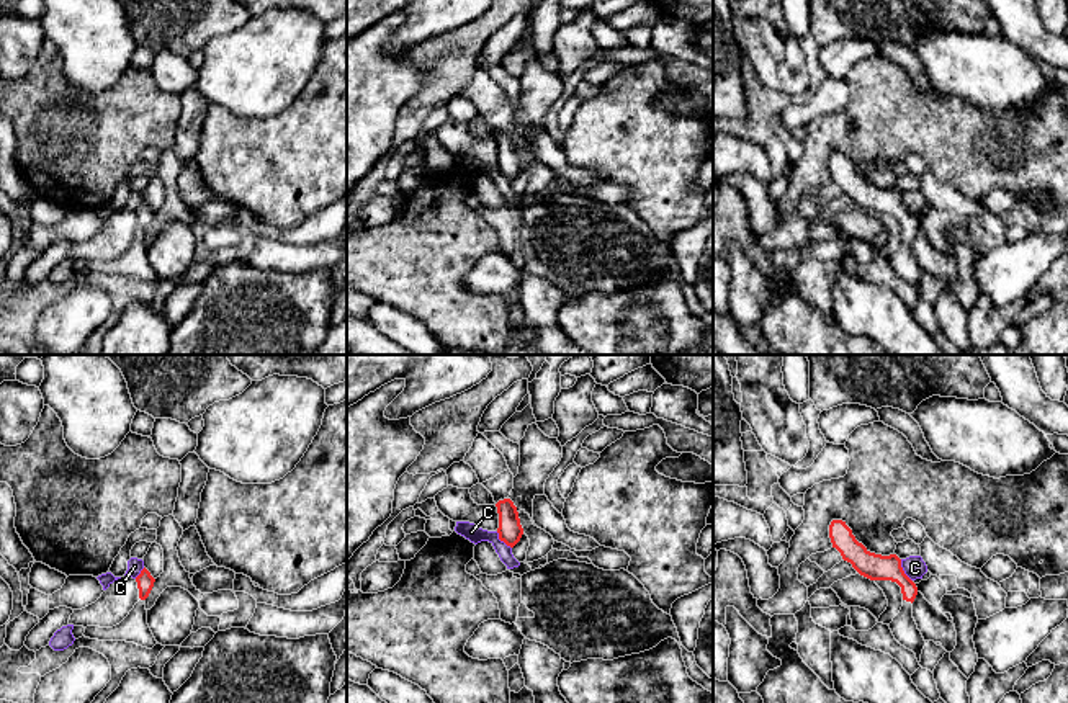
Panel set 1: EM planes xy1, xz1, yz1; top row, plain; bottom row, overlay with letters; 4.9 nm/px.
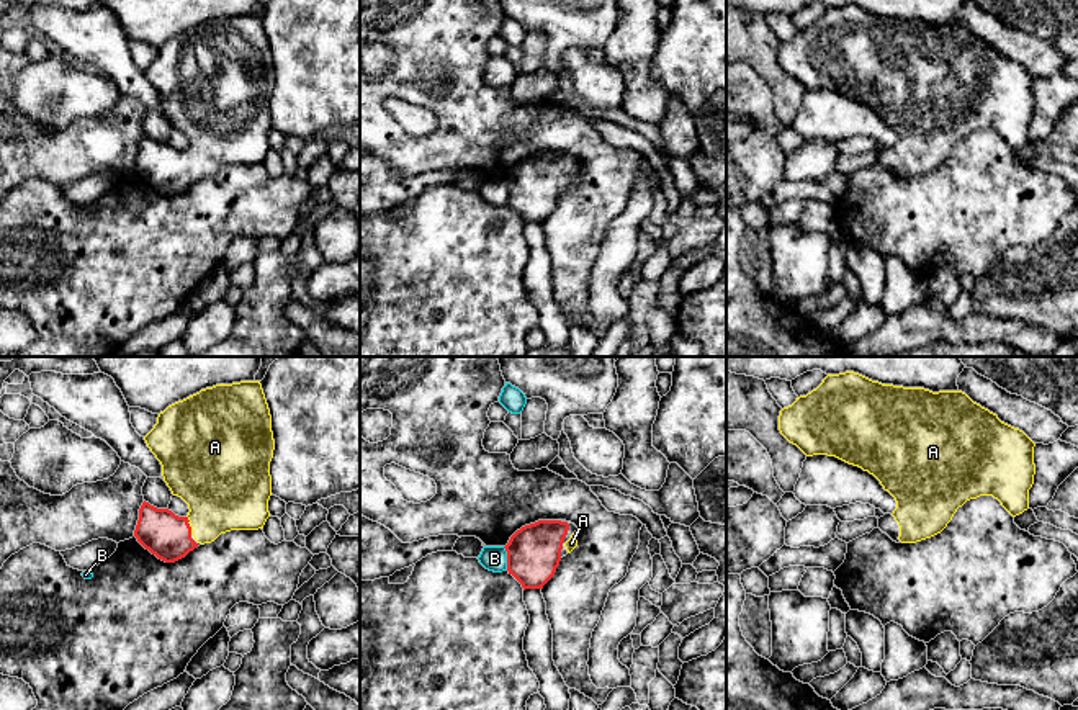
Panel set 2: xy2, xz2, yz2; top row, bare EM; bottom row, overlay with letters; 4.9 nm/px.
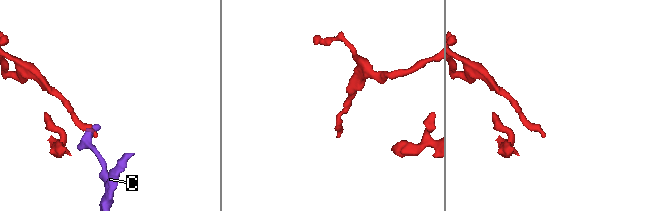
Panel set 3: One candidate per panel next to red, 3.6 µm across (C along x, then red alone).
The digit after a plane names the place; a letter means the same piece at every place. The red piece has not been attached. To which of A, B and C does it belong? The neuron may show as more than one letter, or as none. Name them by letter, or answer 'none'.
A

